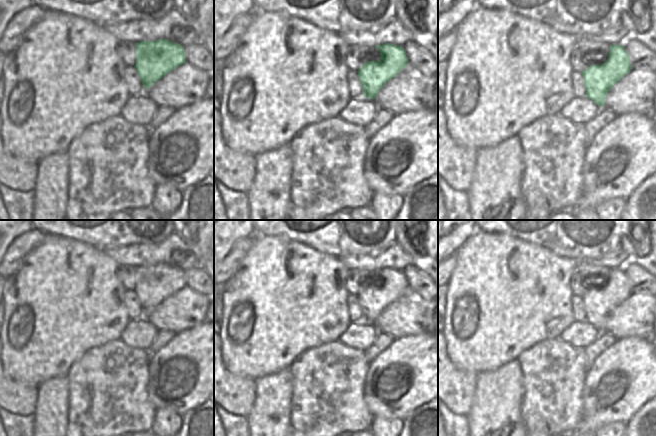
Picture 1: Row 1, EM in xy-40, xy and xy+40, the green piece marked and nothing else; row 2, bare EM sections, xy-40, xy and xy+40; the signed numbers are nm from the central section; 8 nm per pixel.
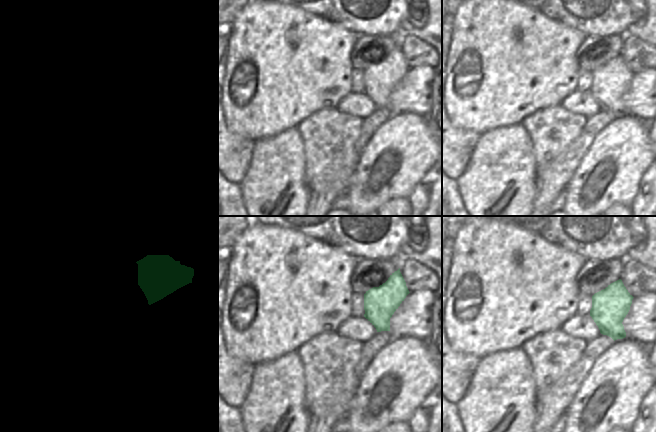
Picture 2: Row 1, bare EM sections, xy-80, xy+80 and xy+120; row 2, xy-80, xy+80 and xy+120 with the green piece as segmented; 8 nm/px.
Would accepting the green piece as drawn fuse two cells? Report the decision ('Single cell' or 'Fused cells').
Single cell

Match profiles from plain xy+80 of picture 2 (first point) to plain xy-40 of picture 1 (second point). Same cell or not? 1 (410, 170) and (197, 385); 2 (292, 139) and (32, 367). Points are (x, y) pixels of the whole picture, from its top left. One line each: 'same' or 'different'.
1: same
2: different

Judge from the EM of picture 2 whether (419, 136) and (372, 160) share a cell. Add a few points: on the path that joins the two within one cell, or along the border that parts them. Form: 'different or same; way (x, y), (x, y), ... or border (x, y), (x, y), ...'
same; way (407, 146), (402, 149), (388, 149), (384, 152)

